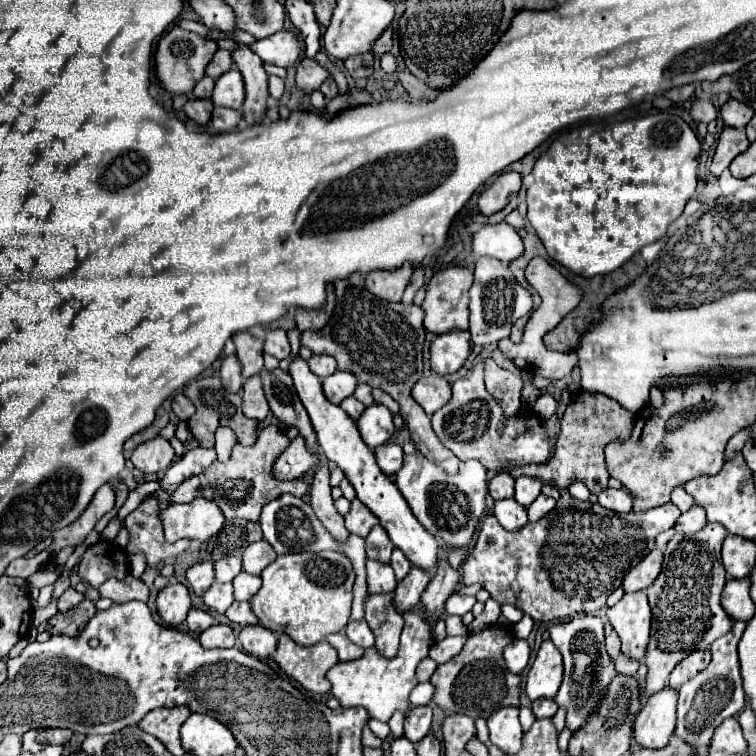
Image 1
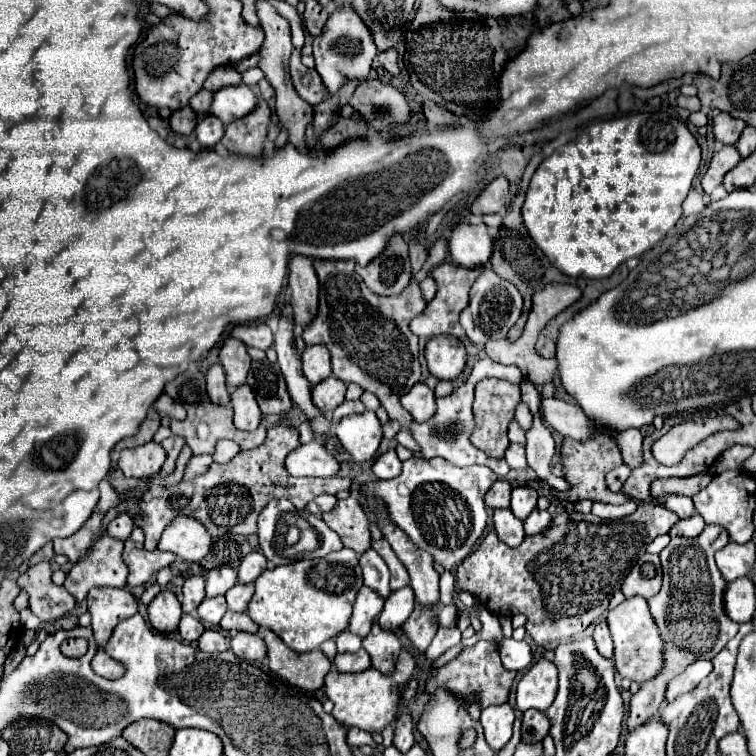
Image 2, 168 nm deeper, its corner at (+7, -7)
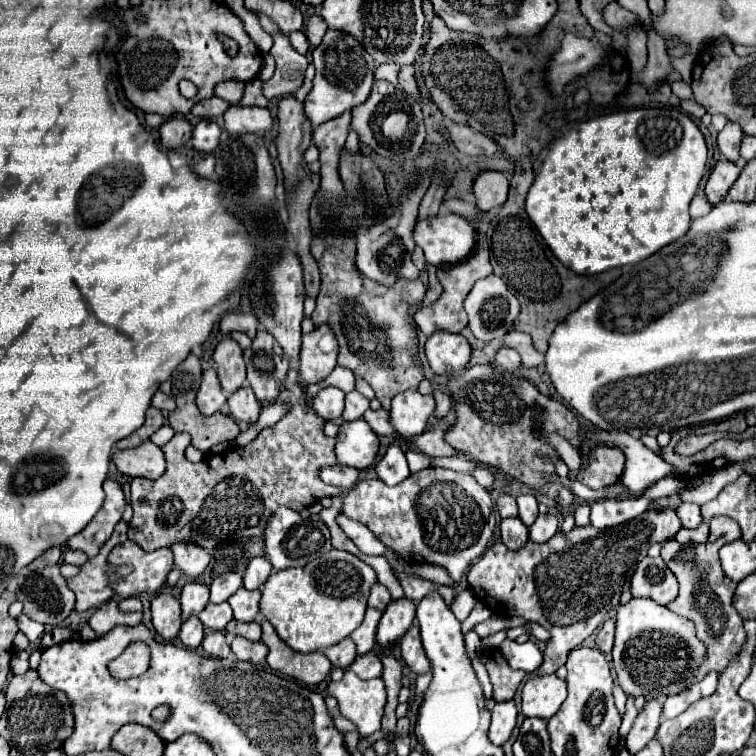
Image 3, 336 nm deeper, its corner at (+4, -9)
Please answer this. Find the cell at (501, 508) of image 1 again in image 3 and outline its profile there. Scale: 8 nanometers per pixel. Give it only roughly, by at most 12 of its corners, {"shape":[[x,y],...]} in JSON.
{"shape":[[518,517],[502,519],[502,543],[512,551],[528,541],[528,527]]}

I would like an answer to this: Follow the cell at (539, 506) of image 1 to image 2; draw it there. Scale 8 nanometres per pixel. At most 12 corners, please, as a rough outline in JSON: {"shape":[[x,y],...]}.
{"shape":[[531,511],[525,533],[537,535],[551,525],[549,511]]}

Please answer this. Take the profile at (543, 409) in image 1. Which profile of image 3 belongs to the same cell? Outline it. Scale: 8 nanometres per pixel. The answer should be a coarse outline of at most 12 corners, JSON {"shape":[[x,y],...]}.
{"shape":[[586,431],[584,439],[622,449],[622,483],[634,495],[664,477],[666,461],[628,433]]}

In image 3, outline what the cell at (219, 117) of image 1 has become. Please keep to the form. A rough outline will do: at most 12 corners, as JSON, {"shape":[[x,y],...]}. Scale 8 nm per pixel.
{"shape":[[202,119],[192,133],[196,151],[212,153],[220,141],[220,127]]}

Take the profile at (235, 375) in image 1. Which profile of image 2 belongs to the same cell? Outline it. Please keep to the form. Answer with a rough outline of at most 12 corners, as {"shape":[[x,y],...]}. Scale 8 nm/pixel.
{"shape":[[219,363],[207,371],[207,395],[215,405],[229,405],[225,373]]}

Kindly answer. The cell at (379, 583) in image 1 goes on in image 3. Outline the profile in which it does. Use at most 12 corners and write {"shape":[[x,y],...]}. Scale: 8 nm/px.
{"shape":[[368,607],[362,625],[350,633],[358,655],[372,651],[382,611]]}

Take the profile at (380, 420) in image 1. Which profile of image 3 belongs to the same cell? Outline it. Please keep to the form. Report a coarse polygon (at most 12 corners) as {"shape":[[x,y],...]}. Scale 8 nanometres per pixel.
{"shape":[[364,419],[342,423],[336,437],[338,463],[366,469],[380,437]]}

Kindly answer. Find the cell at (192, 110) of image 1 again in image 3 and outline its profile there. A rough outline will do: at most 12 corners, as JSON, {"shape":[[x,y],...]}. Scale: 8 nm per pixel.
{"shape":[[170,117],[160,127],[160,143],[184,147],[192,137],[186,117]]}

